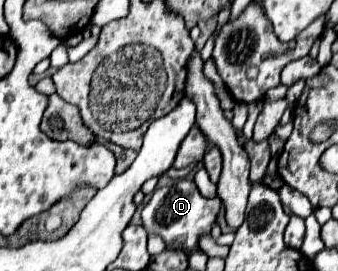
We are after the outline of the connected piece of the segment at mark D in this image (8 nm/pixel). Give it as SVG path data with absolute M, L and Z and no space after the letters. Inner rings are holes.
M178 180L172 186L156 188L148 204L142 208L142 222L146 232L158 234L166 240L168 248L188 248L196 250L198 248L198 236L204 232L210 232L212 224L216 222L218 210L222 202L220 198L202 198L198 192L196 184L192 180Z

